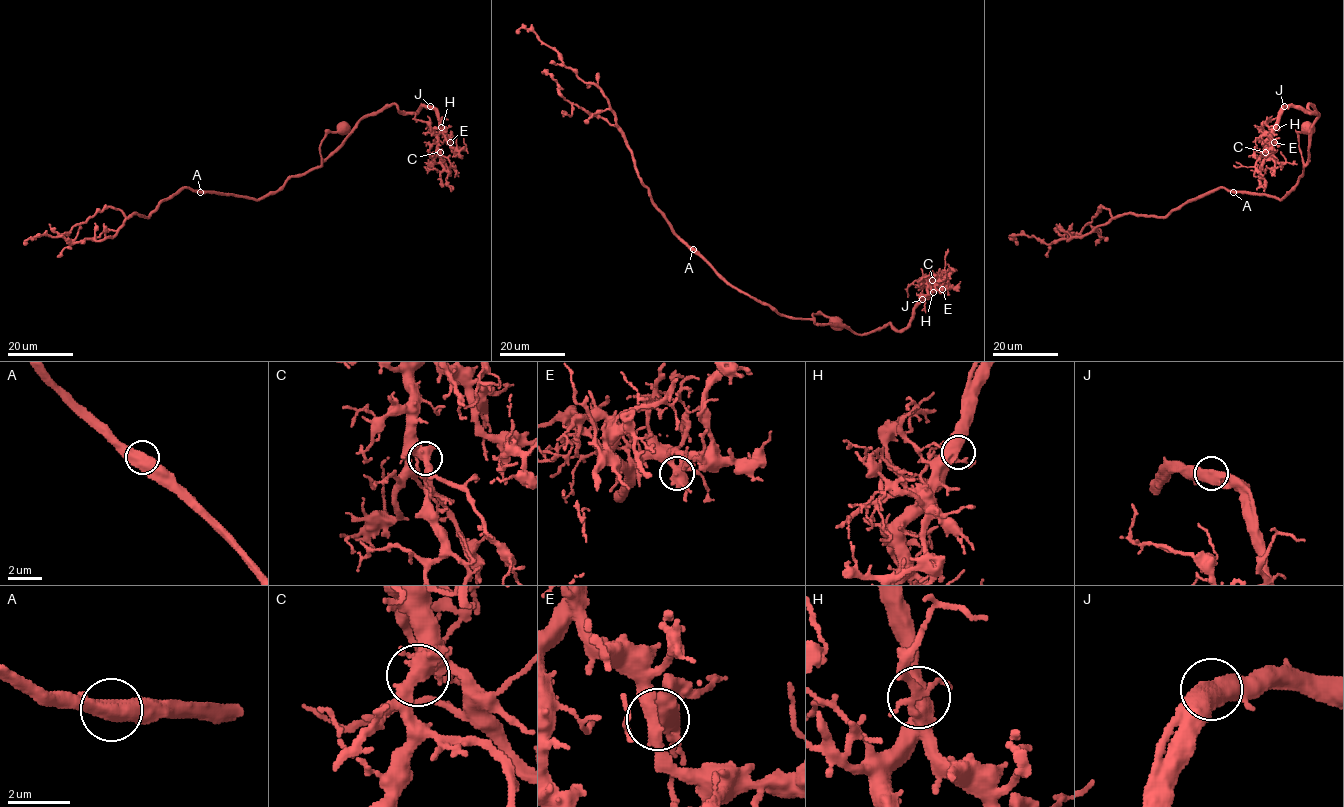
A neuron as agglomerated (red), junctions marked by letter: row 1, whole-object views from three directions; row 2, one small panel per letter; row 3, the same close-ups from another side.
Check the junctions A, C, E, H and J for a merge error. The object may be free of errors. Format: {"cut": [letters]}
{"cut": []}

